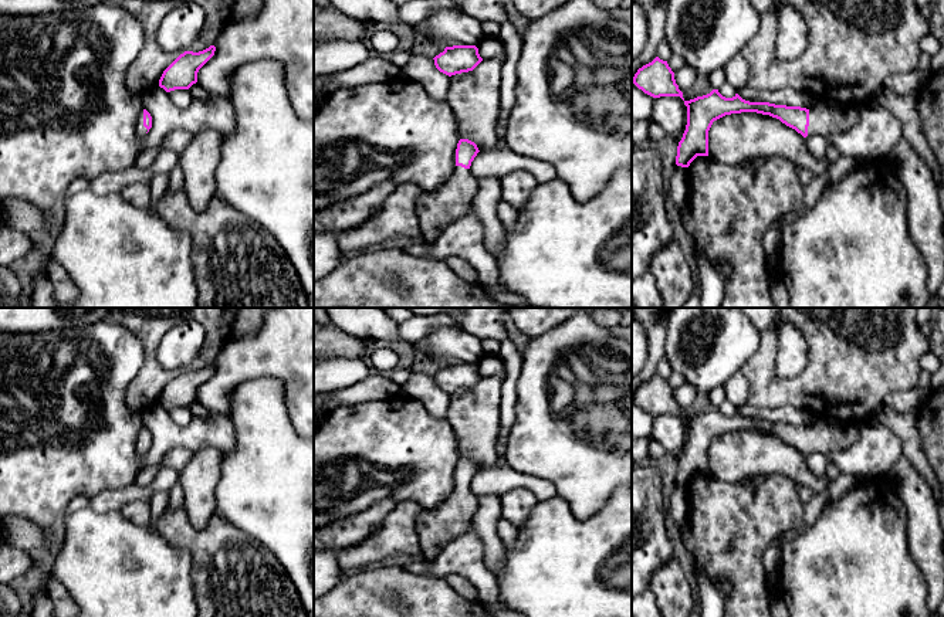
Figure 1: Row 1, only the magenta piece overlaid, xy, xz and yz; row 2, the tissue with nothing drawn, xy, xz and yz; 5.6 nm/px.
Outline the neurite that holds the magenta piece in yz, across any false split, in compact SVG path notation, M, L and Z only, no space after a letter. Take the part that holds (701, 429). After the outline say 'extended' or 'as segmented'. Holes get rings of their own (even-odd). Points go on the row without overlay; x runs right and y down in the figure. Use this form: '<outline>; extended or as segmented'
M718 407L684 418L687 424L687 443L677 464L676 482L688 485L697 474L708 474L708 448L714 438L741 430L757 430L779 437L803 455L822 452L828 458L838 451L853 445L860 428L832 420L818 418L812 427L801 424L775 423L769 420L750 420L738 411L723 414Z; extended

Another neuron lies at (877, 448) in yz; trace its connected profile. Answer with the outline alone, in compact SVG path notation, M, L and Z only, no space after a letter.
M879 421L862 424L857 441L842 451L833 452L828 460L840 474L855 478L876 478L887 475L900 457L903 447L900 438Z

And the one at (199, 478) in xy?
M202 444L180 471L179 484L185 492L185 511L194 529L203 529L217 513L216 488L221 477L221 452Z

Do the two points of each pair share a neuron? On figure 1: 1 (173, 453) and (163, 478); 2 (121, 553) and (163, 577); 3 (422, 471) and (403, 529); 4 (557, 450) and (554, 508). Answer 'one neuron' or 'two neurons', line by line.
1: two neurons
2: one neuron
3: two neurons
4: two neurons

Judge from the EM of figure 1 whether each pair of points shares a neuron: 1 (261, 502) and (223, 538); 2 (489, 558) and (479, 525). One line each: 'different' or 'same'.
1: different
2: same

